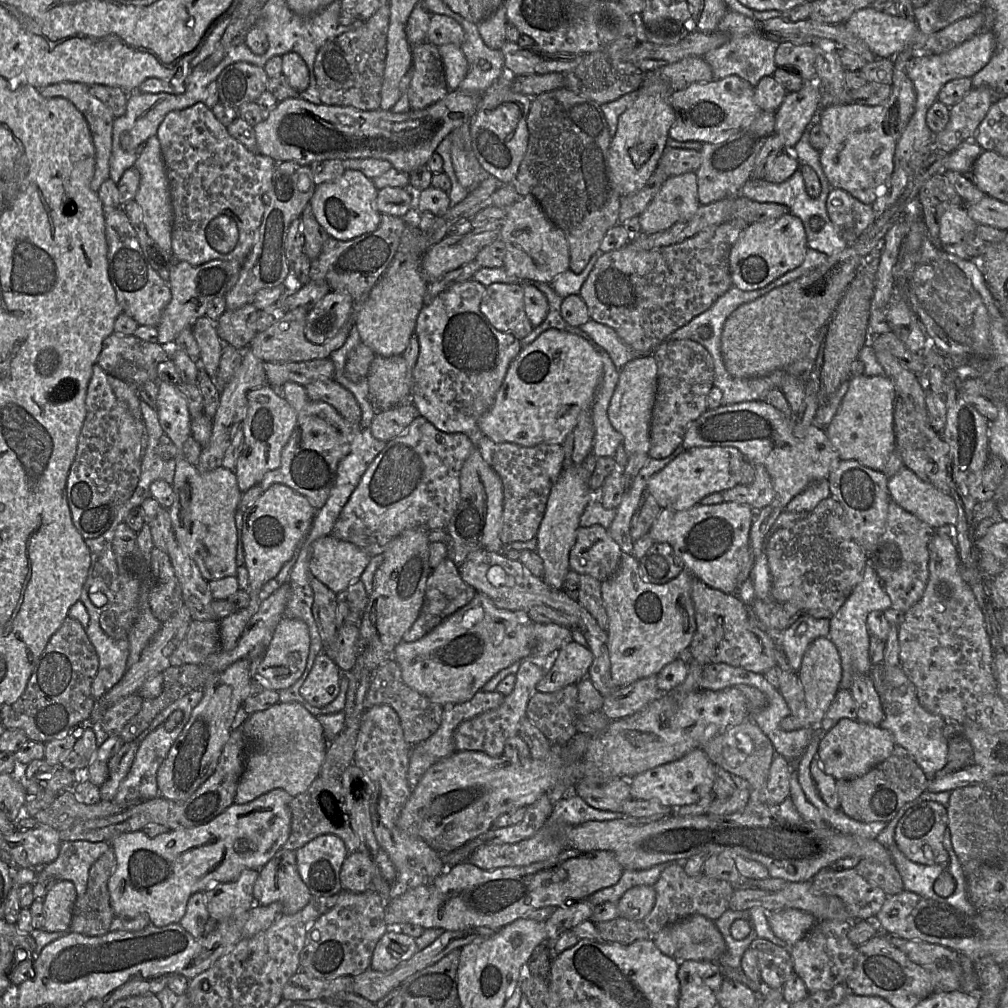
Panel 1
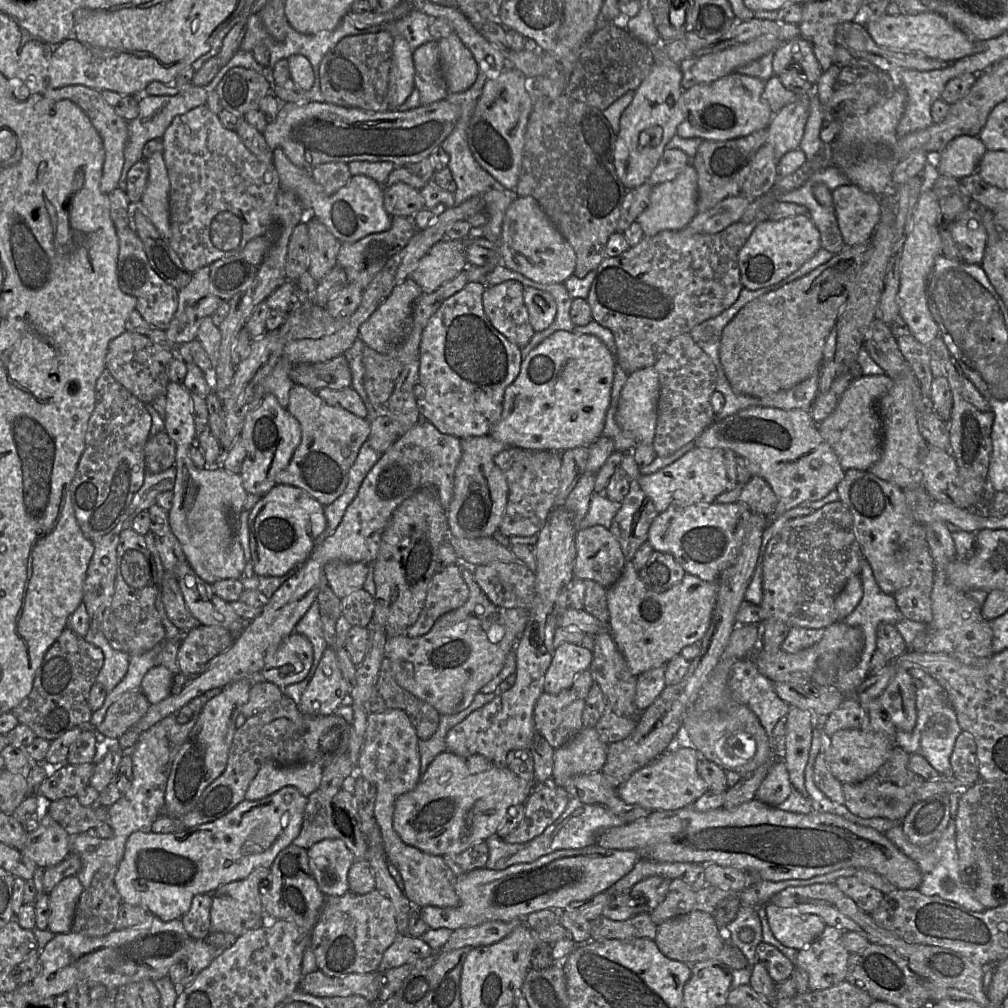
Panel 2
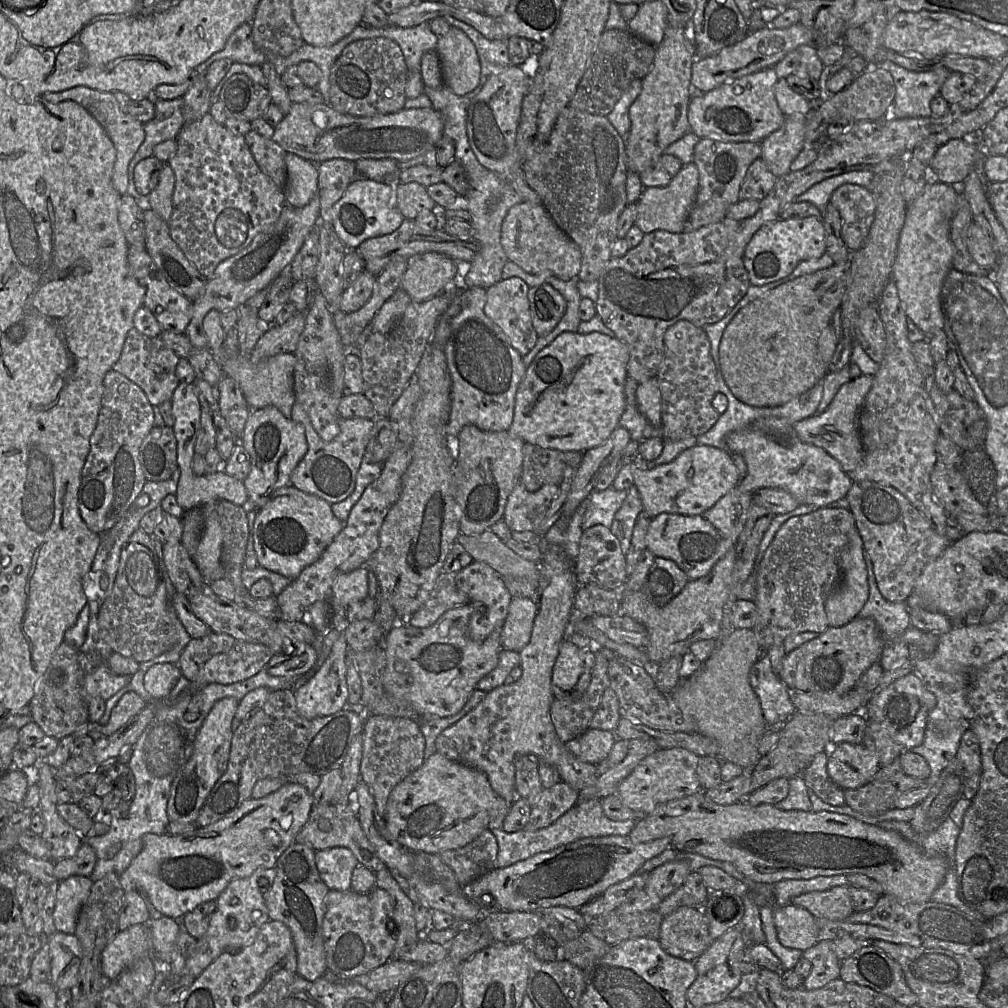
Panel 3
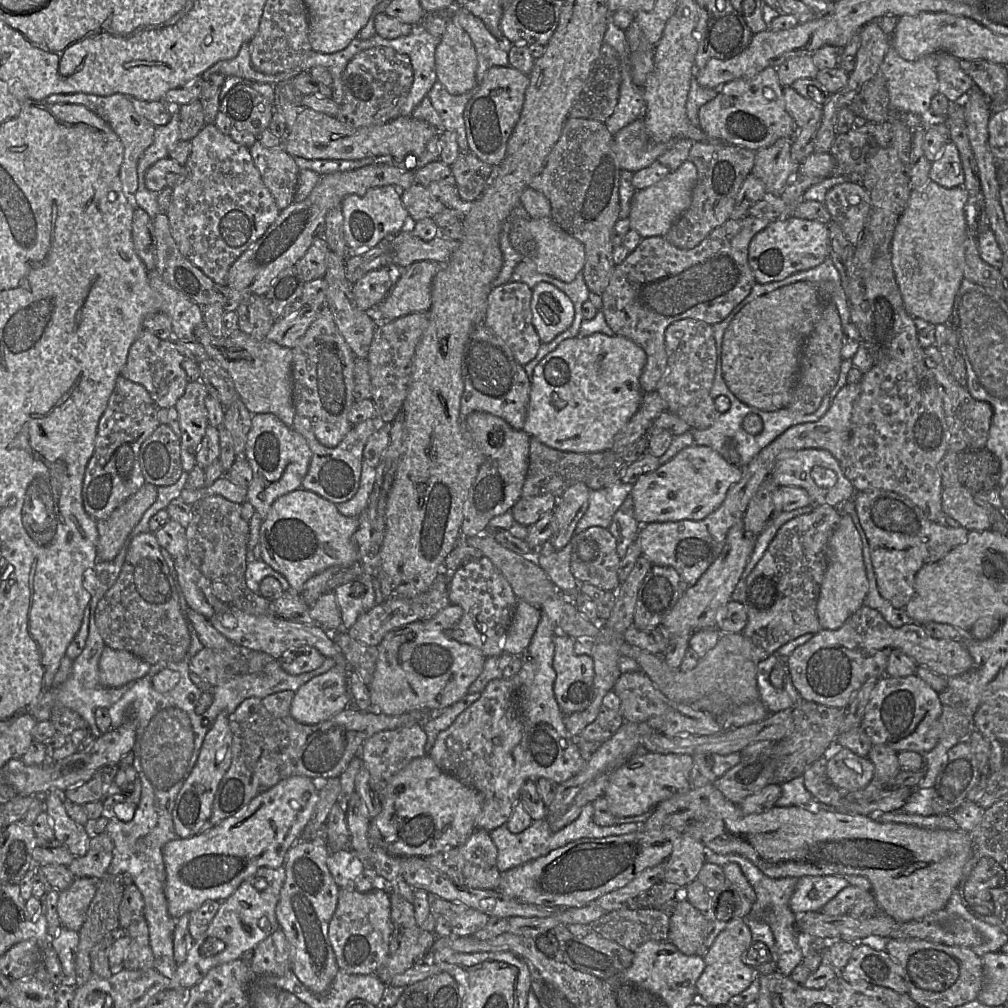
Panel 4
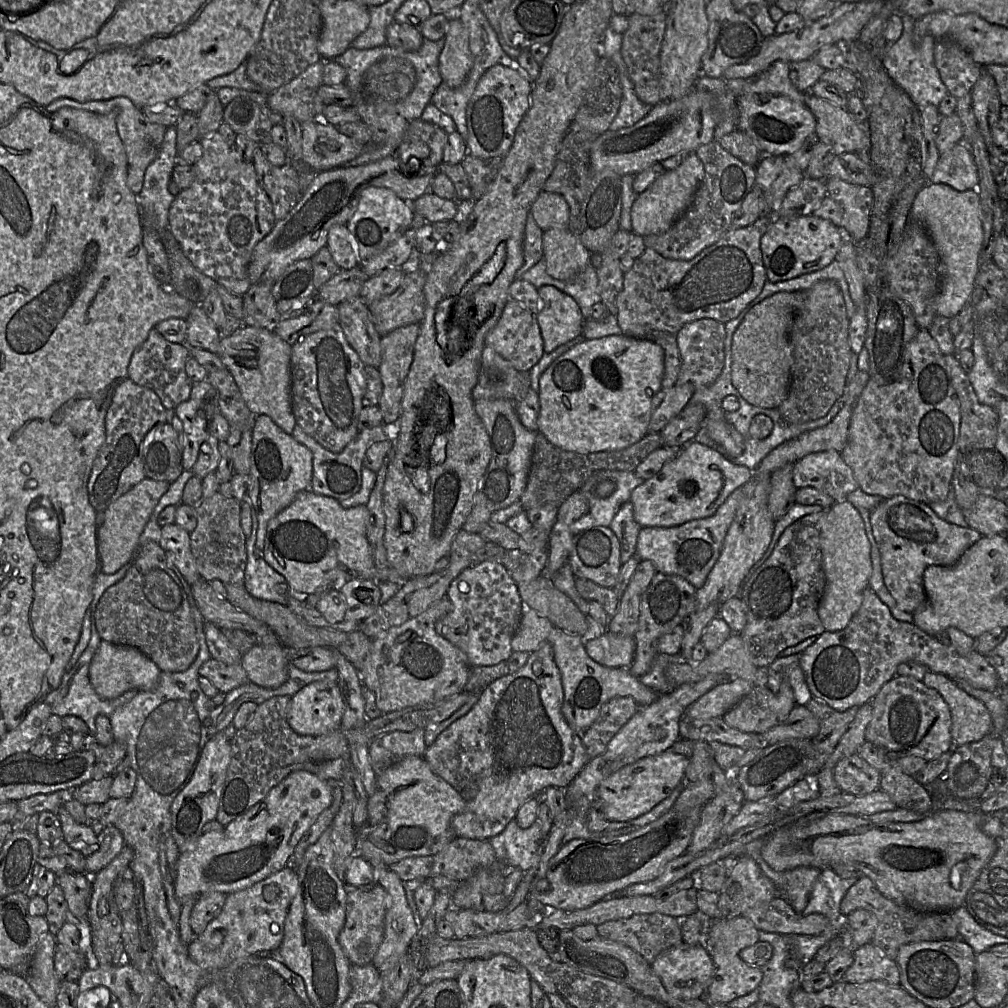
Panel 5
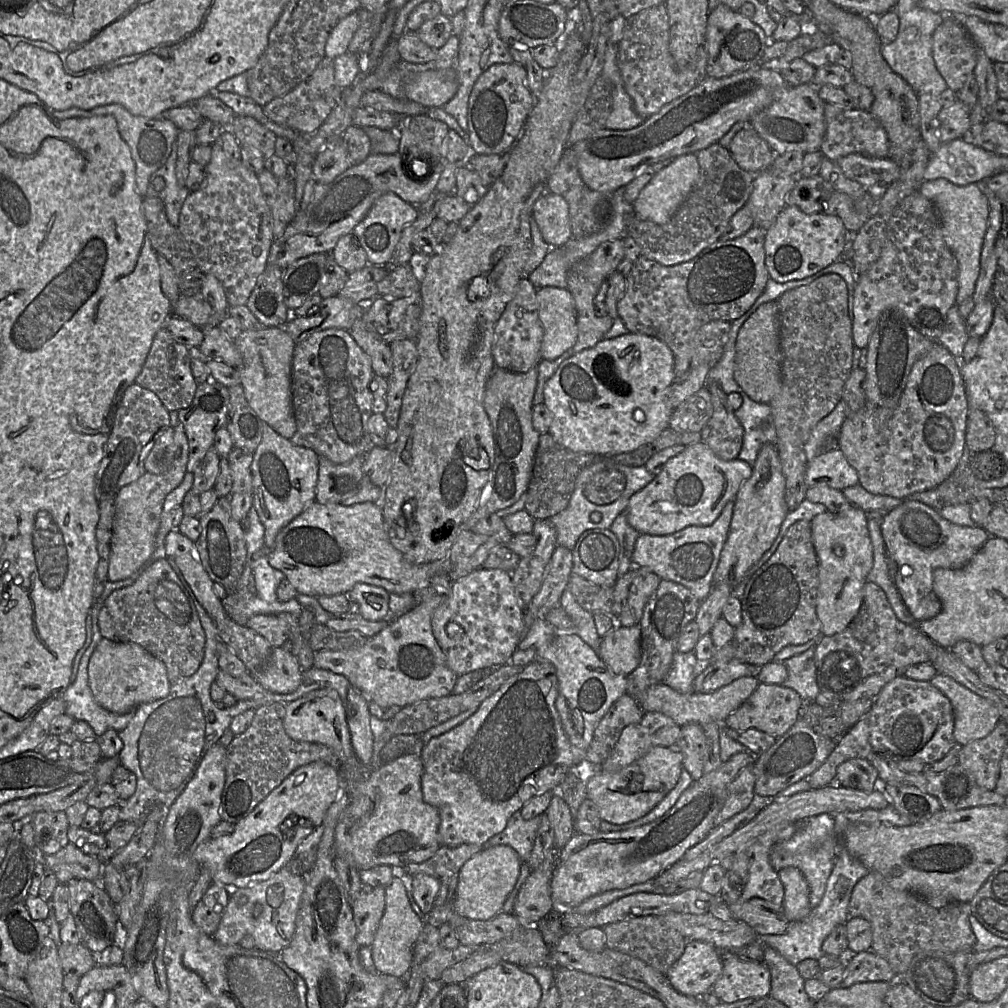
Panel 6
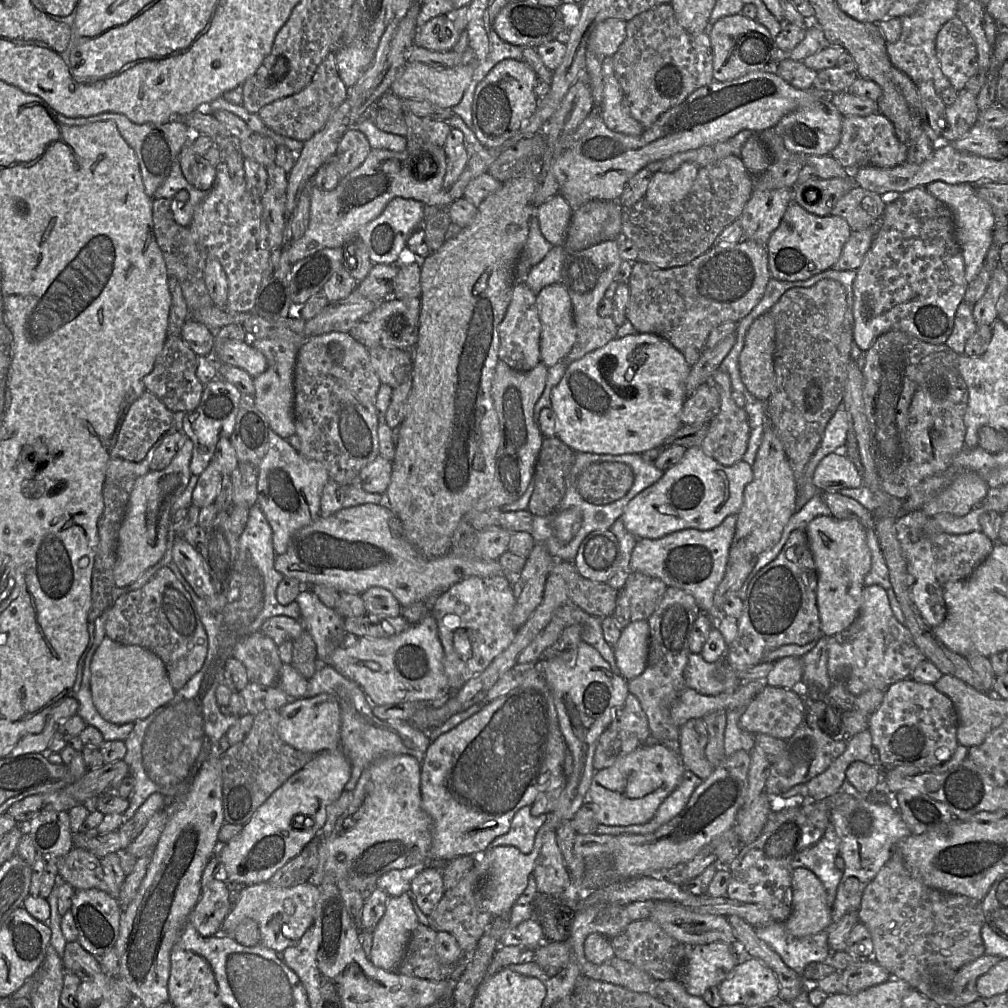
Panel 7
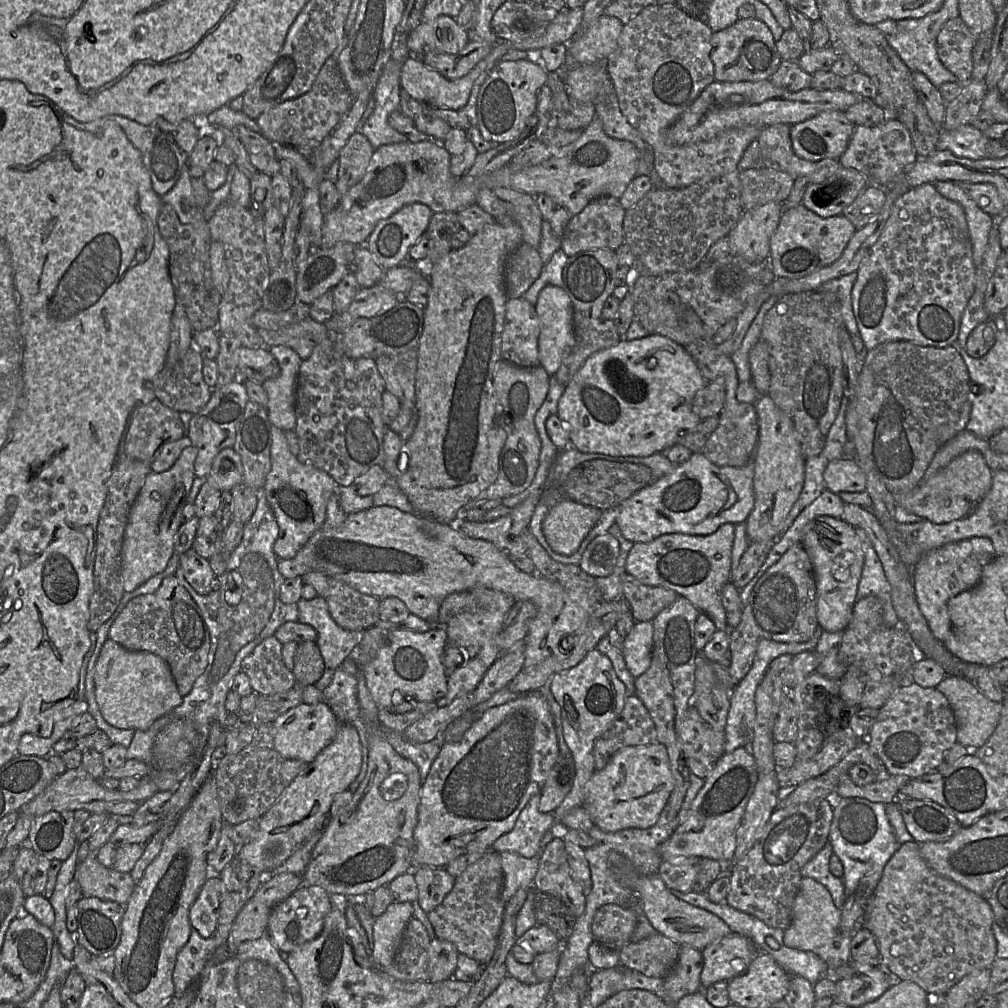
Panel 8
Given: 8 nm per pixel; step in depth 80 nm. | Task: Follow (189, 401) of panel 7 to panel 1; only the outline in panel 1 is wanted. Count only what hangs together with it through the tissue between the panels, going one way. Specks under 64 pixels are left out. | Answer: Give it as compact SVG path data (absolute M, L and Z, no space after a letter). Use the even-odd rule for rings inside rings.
M113 333L104 339L97 364L107 374L113 375L137 388L148 381L159 382L158 365L170 359L170 356L170 344L145 341L135 335Z

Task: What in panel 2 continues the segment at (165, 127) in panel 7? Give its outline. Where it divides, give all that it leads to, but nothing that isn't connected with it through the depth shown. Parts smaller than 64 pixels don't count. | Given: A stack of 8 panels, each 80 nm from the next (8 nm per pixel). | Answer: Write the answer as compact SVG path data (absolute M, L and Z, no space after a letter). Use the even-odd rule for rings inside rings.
M69 85L61 88L49 89L41 94L51 100L69 99L87 114L93 126L101 136L105 149L100 189L106 194L116 189L124 165L124 149L128 140L128 121L116 114L113 107L103 99L100 91L84 85Z

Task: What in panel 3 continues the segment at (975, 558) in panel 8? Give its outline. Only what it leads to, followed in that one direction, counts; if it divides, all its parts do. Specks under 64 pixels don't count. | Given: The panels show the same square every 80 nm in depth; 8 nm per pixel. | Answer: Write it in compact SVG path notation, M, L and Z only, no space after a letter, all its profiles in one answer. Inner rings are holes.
M868 480L853 481L845 500L871 558L881 594L888 601L905 603L924 567L953 542L946 535L935 533L921 512L892 486Z

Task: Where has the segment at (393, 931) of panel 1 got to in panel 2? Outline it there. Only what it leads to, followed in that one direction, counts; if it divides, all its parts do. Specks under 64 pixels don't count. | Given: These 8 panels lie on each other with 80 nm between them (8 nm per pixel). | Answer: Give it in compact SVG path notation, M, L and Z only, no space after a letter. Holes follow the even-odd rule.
M398 934L393 943L384 951L379 969L394 968L425 958L433 951L421 937Z

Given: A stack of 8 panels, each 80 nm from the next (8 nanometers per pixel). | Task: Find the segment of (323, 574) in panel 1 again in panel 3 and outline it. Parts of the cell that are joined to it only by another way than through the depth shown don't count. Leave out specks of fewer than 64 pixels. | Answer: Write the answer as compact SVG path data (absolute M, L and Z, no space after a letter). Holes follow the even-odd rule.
M365 567L340 574L331 587L331 597L344 609L367 596L369 596L368 569Z

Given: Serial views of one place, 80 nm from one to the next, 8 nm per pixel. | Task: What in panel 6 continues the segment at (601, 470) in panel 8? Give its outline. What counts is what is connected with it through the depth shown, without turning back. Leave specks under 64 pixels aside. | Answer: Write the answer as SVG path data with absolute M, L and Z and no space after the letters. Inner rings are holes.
M617 469L595 473L587 482L584 495L597 505L606 505L617 500L626 485L625 475Z

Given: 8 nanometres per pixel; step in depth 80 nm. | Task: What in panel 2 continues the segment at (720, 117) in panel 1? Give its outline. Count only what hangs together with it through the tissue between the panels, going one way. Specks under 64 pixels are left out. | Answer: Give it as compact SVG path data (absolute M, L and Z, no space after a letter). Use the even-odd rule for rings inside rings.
M734 72L714 82L697 84L684 90L682 99L685 116L677 127L676 135L726 141L768 128L774 114L763 98L764 87L764 80Z

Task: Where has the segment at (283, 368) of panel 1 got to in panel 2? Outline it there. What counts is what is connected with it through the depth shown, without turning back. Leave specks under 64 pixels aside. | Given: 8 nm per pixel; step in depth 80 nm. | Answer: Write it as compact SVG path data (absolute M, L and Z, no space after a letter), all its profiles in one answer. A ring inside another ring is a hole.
M343 354L325 362L293 364L290 378L294 384L315 392L321 388L342 390L352 383L351 370Z

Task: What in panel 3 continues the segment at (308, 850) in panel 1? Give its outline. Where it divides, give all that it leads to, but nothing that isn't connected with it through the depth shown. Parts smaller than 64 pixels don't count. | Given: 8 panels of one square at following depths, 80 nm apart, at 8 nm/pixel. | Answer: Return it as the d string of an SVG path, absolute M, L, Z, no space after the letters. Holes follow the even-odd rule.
M346 847L317 850L315 863L328 888L339 891L351 889L352 872L360 864L353 852Z

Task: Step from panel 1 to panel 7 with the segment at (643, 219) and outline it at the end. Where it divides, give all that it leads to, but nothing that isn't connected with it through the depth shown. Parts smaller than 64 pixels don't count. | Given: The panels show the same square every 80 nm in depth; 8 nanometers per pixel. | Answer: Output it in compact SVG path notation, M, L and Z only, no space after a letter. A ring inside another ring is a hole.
M686 162L674 172L654 173L644 200L653 207L662 207L682 200L696 181L698 170L697 165Z

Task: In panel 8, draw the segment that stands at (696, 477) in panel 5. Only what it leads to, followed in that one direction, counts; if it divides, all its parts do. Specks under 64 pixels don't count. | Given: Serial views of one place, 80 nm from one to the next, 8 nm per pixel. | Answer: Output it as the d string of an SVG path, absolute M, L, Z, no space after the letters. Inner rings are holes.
M692 453L687 461L679 464L673 471L652 481L621 503L615 522L623 537L632 543L650 542L670 533L710 535L724 523L738 524L747 520L755 502L753 477L753 462L741 467L720 467L708 460L703 453Z

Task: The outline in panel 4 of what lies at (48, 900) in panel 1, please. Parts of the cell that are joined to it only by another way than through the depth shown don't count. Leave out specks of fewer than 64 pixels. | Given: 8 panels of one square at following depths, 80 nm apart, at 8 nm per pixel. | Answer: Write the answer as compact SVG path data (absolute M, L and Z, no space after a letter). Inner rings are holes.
M79 877L67 889L59 891L57 912L62 927L73 931L81 929L96 890L95 879Z

